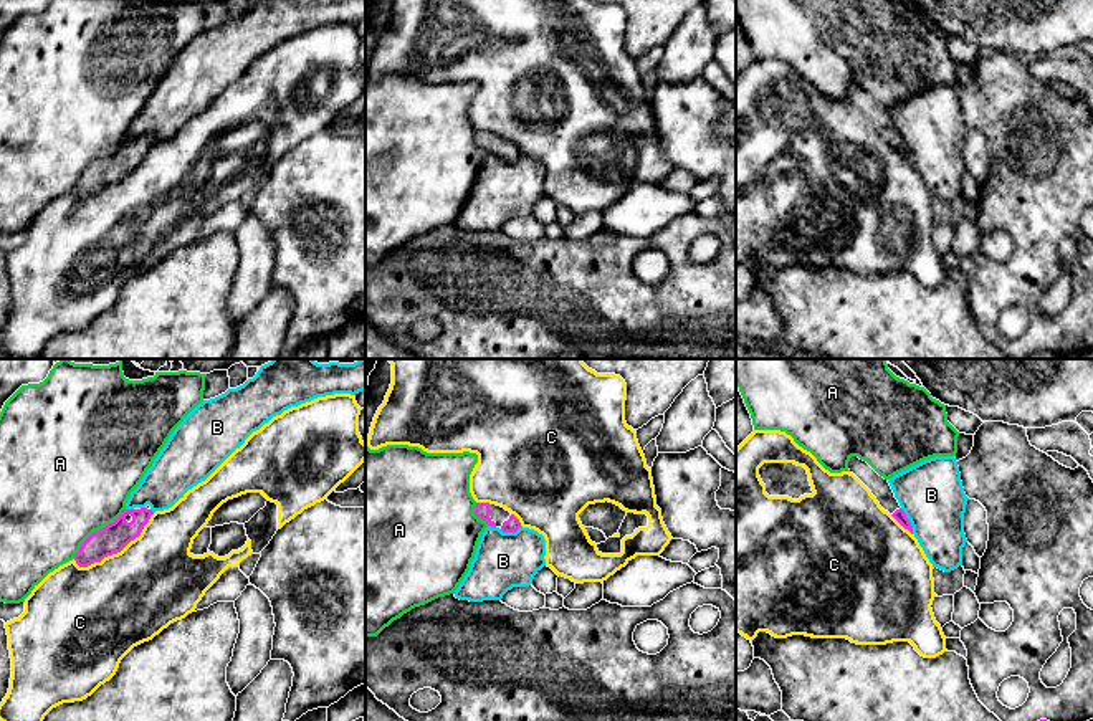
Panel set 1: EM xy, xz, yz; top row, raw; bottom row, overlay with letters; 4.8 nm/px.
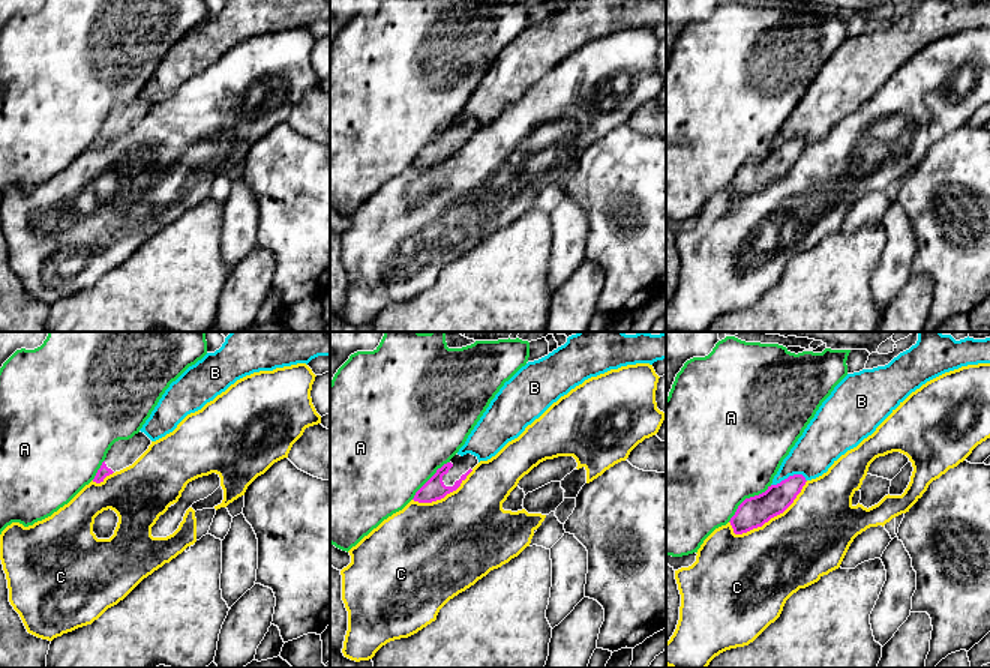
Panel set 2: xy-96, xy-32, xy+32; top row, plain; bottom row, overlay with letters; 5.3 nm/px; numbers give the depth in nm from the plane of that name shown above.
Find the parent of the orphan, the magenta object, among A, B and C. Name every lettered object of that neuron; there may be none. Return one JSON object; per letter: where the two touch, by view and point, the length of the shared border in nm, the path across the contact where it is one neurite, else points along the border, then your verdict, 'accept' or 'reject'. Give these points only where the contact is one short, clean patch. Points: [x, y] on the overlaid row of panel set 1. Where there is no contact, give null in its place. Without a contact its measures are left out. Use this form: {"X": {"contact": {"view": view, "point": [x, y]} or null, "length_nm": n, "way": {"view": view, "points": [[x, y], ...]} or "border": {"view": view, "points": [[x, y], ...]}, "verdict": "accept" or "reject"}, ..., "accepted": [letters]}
{"A": {"contact": {"view": "xy", "point": [96, 531]}, "length_nm": 360, "verdict": "reject"}, "B": {"contact": {"view": "yz", "point": [908, 521]}, "length_nm": 140, "verdict": "reject"}, "C": {"contact": {"view": "xy", "point": [118, 551]}, "length_nm": 460, "verdict": "reject"}, "accepted": []}

